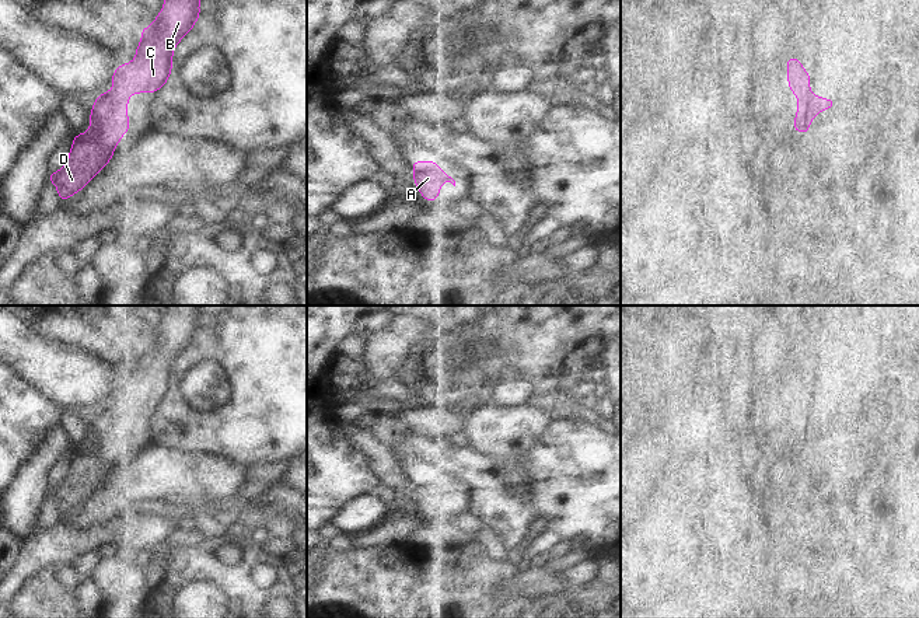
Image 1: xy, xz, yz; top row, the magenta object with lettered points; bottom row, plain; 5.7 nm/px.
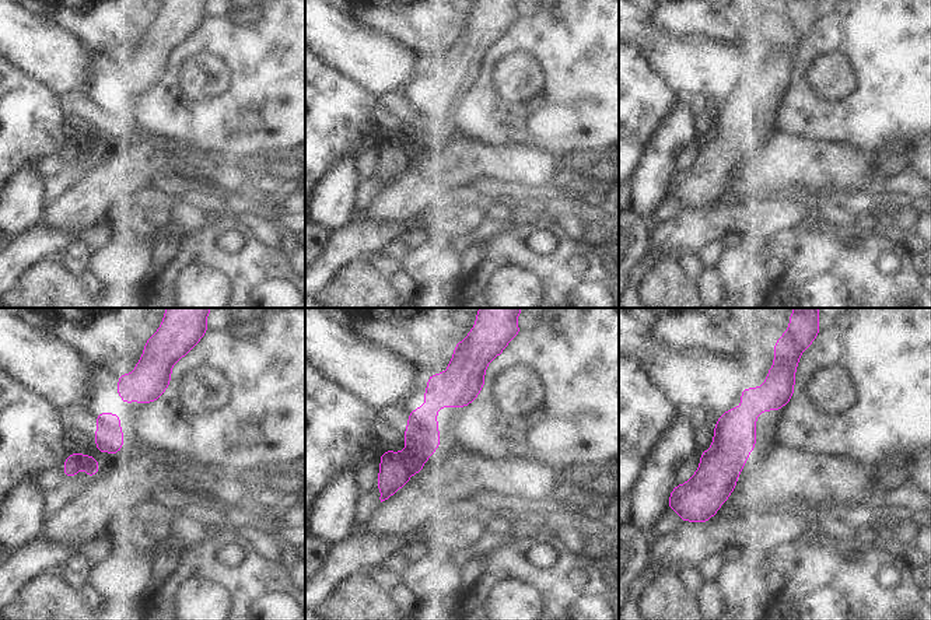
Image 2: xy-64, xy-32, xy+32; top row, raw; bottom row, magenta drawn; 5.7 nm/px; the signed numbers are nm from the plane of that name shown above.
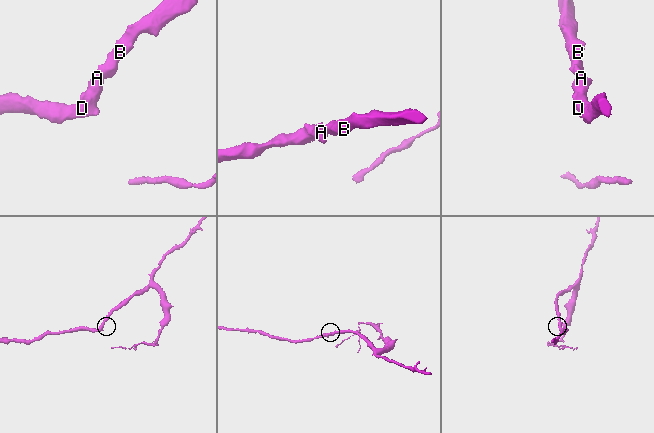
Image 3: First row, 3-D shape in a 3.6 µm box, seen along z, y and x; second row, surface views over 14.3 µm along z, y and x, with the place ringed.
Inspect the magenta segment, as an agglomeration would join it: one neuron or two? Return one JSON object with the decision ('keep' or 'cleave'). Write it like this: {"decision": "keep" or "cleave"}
{"decision": "keep"}

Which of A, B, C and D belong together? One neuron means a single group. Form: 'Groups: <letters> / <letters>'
Groups: A B C D

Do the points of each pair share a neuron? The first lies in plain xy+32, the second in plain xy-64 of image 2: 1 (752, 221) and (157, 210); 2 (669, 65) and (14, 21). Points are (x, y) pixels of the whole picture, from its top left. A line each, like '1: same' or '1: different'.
1: same
2: same

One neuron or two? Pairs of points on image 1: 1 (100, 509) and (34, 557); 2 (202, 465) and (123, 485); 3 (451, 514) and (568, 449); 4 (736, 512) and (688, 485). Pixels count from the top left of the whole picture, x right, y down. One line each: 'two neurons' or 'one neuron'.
1: two neurons
2: one neuron
3: two neurons
4: one neuron

